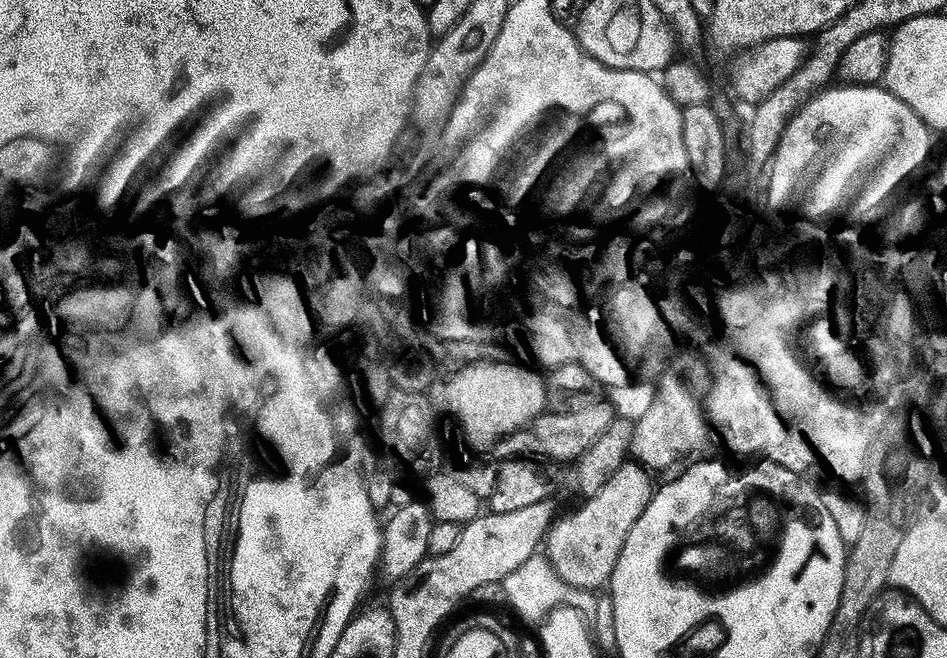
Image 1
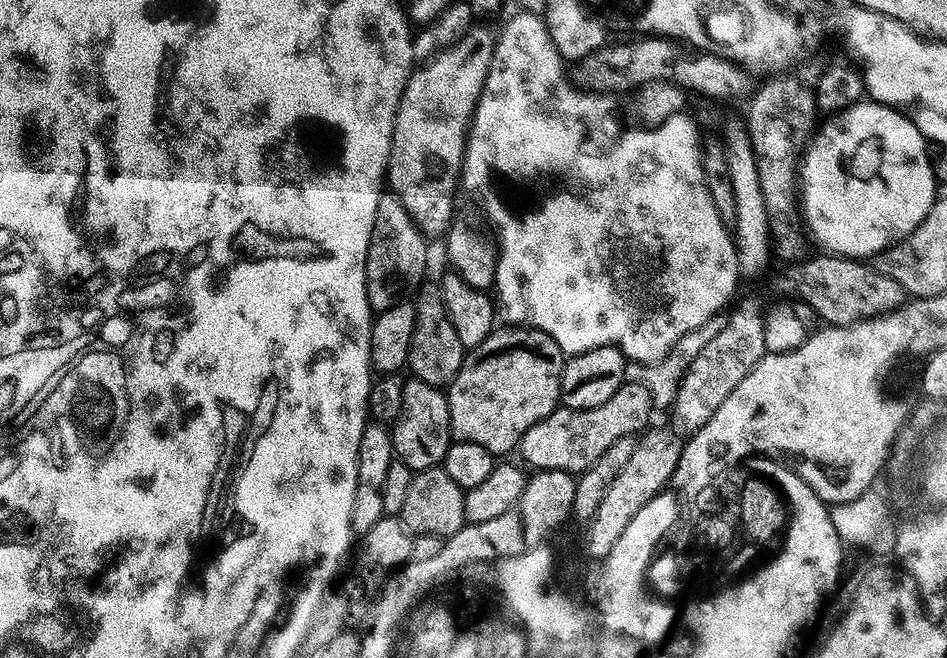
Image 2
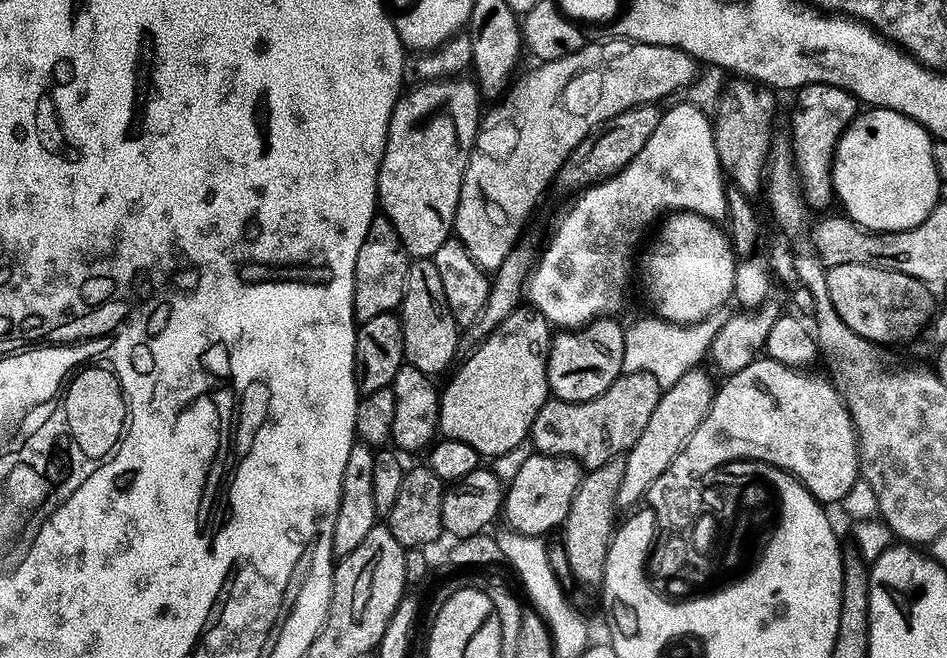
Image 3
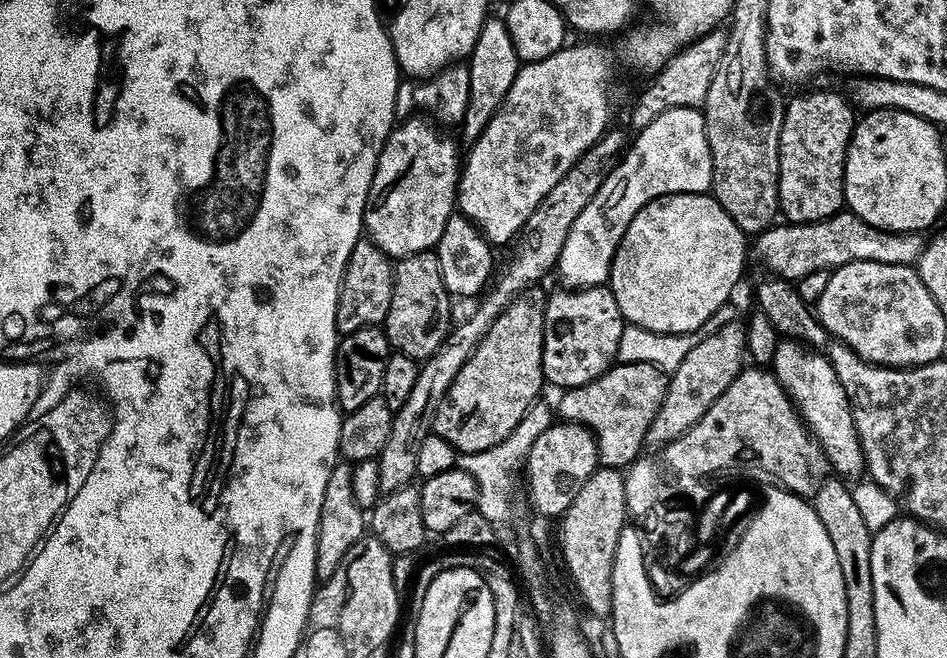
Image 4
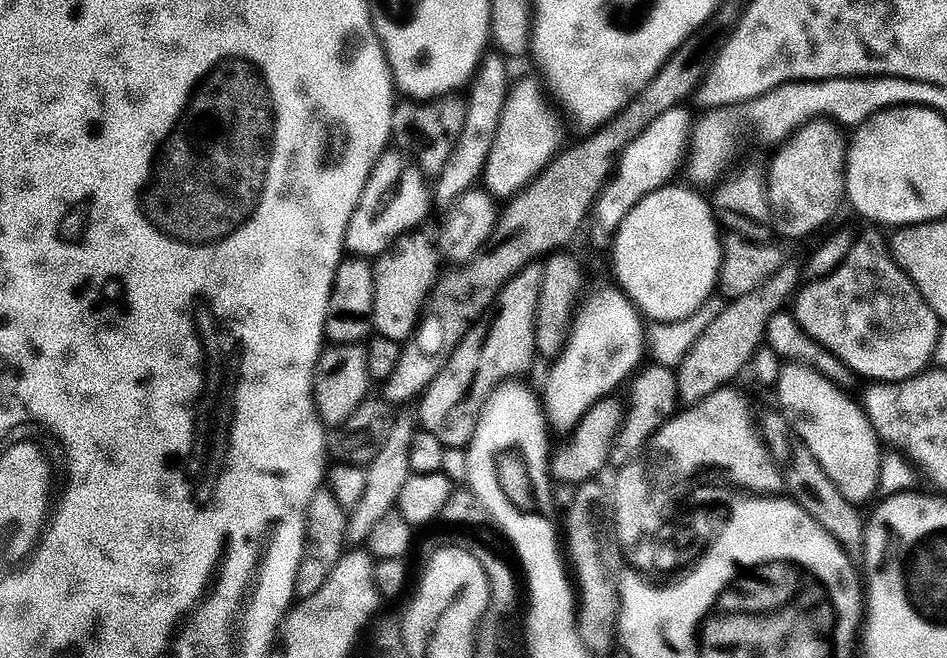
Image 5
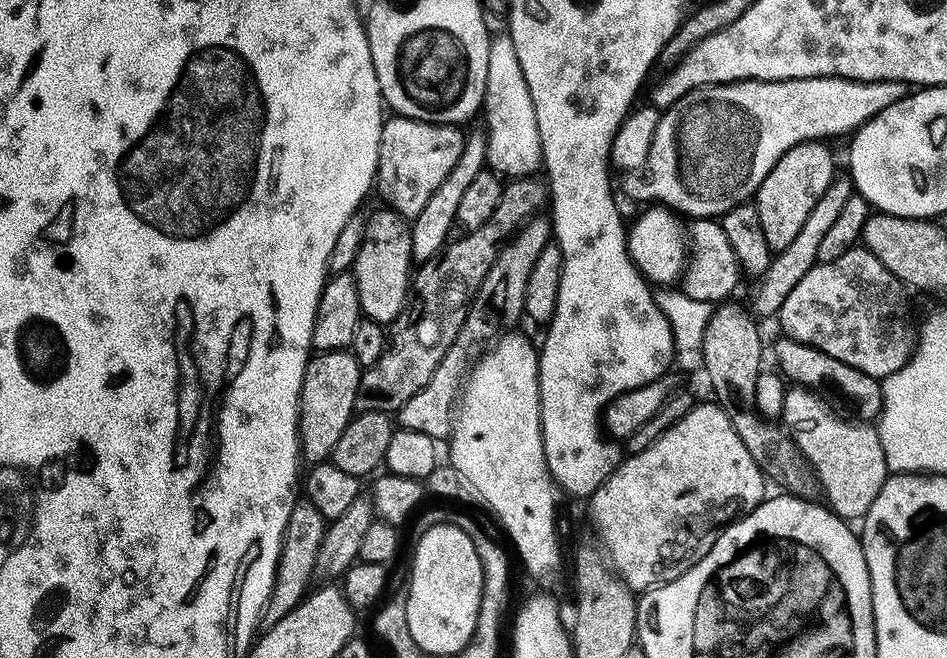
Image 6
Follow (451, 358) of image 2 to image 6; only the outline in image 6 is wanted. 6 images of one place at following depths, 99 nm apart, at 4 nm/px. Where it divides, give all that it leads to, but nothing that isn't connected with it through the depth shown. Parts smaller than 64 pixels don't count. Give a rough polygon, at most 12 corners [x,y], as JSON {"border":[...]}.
{"border":[[384,206],[350,275],[361,313],[388,326],[410,295],[412,226]]}

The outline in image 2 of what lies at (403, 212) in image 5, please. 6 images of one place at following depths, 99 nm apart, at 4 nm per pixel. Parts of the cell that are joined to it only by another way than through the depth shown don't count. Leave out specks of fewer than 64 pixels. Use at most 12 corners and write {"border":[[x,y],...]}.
{"border":[[473,23],[421,63],[386,184],[425,237],[454,223],[468,125],[494,58]]}

